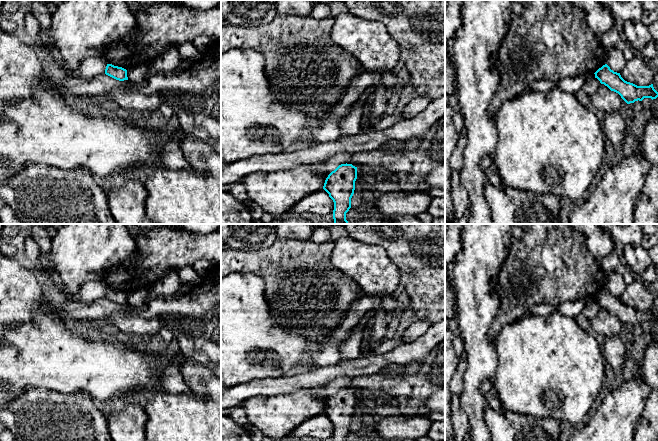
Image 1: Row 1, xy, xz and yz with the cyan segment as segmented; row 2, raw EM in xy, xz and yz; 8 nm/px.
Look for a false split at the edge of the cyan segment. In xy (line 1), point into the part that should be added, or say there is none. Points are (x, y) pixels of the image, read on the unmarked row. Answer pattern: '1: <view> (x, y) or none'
1: none

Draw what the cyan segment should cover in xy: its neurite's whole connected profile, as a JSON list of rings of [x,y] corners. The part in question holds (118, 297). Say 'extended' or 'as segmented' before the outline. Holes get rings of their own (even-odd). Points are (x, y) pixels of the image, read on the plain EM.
as segmented | [[[107,288],[105,298],[119,305],[128,304],[127,294],[112,288]]]

